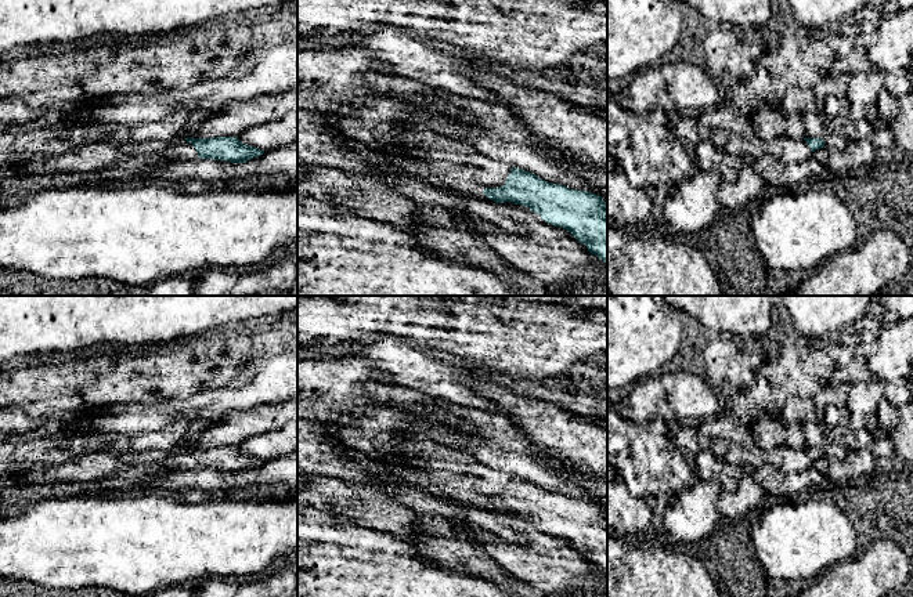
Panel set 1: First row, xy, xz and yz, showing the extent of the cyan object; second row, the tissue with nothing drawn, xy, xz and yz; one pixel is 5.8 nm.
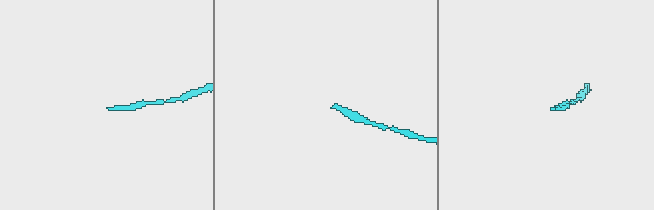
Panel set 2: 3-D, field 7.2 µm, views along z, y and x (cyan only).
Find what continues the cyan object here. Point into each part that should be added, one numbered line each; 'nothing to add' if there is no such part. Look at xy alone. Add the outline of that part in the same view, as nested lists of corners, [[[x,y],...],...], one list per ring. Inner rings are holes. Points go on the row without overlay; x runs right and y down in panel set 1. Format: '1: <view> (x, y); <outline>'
1: xy (174, 459); [[[170,449],[170,451],[145,451],[145,452],[122,452],[119,459],[124,464],[145,464],[159,466],[166,471],[170,470],[194,470],[198,467],[198,462],[191,452],[185,449]]]

